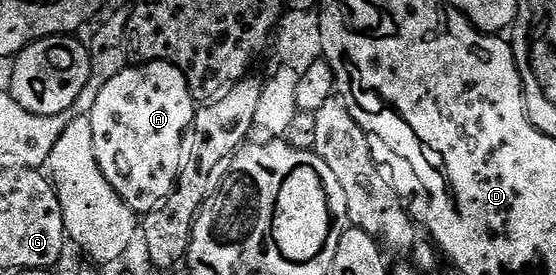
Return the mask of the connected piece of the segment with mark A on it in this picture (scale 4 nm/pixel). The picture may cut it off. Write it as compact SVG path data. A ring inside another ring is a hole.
M155 61L145 64L134 64L127 67L123 71L119 71L119 75L115 75L115 79L110 79L103 91L99 91L99 96L95 98L95 107L91 107L88 118L91 123L91 136L95 139L95 159L99 163L99 171L103 171L103 175L107 179L107 183L111 183L111 187L115 187L115 191L119 195L119 199L123 199L123 203L127 203L127 207L131 207L134 213L144 215L154 212L168 201L169 196L173 193L173 188L177 186L177 180L181 178L181 167L183 164L183 154L187 149L187 134L193 127L193 114L195 112L195 102L192 93L188 87L188 79L183 71L171 62Z

